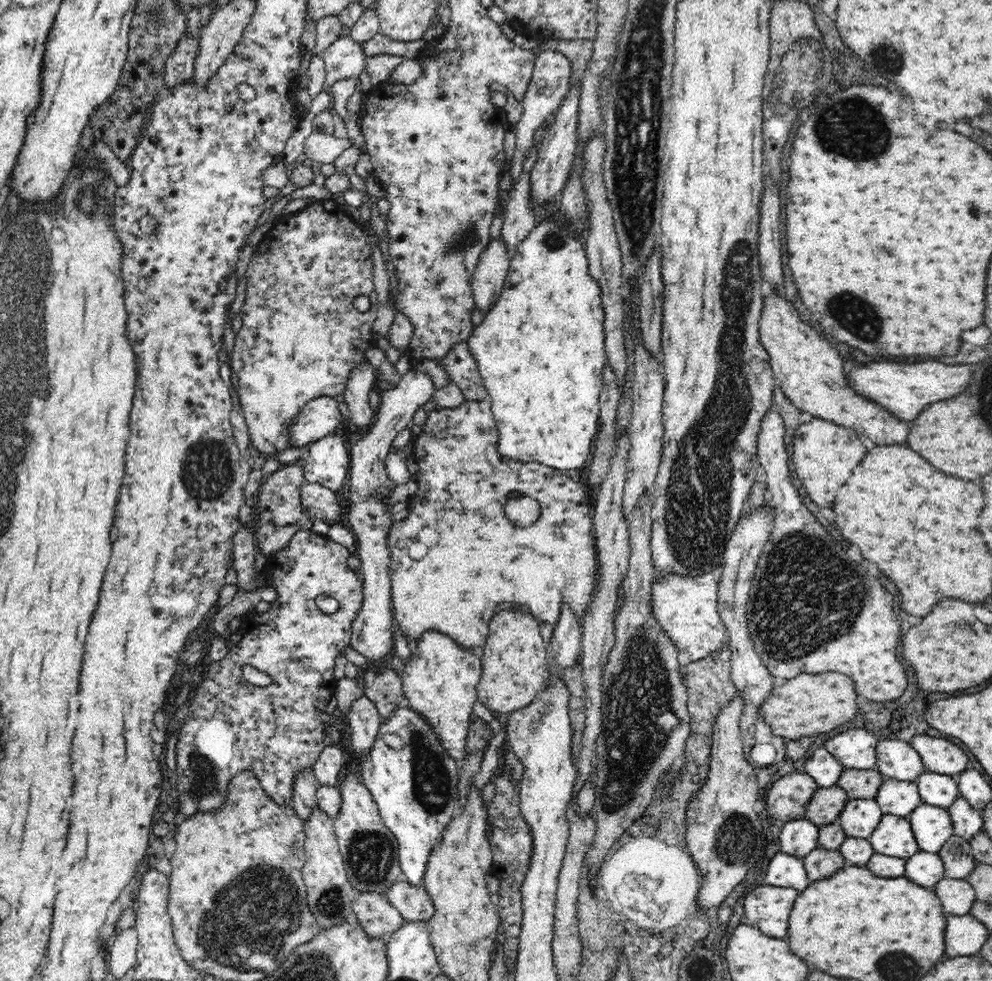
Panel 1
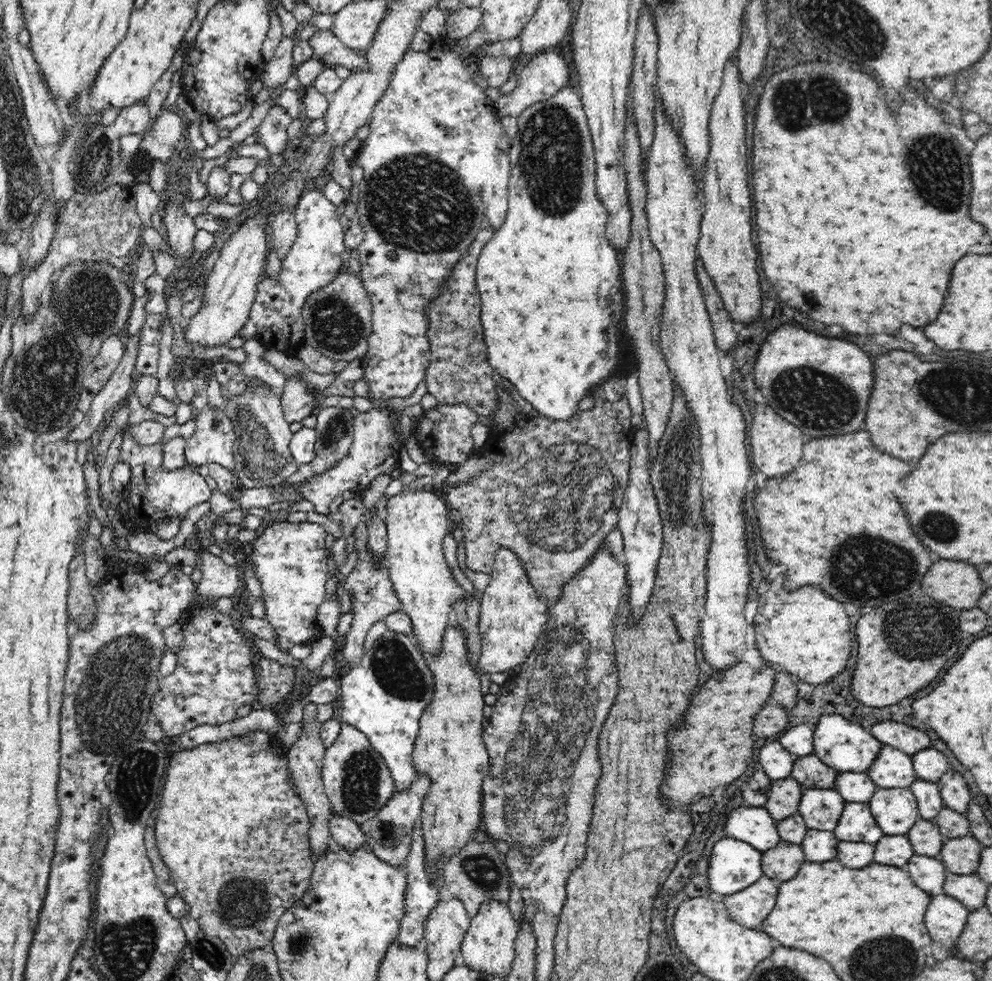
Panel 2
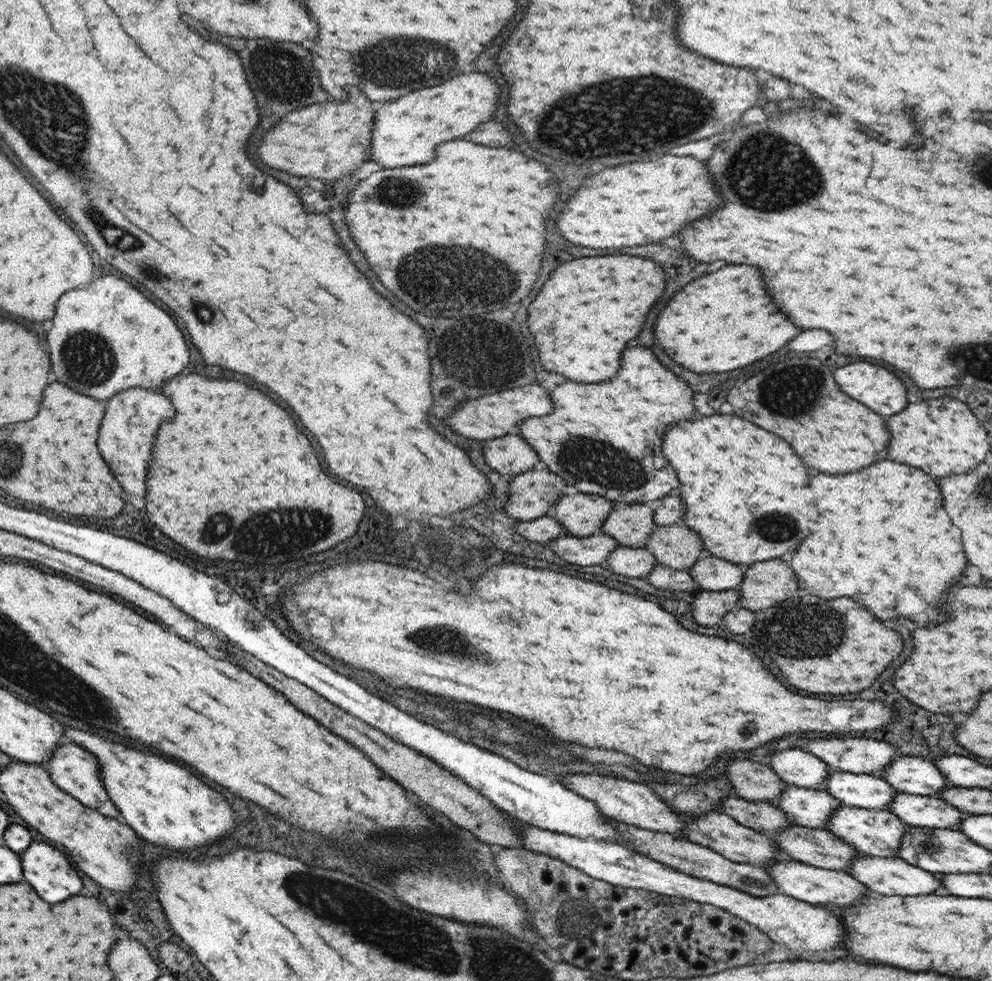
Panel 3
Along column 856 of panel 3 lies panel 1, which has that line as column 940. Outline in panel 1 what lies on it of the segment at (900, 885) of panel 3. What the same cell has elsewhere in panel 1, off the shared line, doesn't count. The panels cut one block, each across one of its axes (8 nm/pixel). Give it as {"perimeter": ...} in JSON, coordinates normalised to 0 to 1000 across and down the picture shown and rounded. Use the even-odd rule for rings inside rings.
{"perimeter":[[[926,866],[913,877],[912,894],[931,905],[942,906],[946,897],[953,895],[952,882],[947,871]]]}

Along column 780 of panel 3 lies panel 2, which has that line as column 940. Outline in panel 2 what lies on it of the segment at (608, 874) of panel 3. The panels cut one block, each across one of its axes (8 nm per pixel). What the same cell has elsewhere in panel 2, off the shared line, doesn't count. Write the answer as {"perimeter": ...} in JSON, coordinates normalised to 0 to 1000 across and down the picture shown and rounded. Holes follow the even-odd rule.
{"perimeter":[[[952,910],[941,912],[933,928],[933,946],[942,960],[958,968],[970,952],[977,928],[966,917]]]}

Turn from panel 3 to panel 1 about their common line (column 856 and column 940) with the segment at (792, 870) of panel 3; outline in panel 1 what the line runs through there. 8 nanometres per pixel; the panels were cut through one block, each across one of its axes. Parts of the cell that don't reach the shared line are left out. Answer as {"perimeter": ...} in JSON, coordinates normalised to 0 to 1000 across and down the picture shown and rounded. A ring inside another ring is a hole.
{"perimeter":[[[950,895],[942,901],[941,907],[944,907],[952,928],[958,933],[978,931],[980,922],[984,918],[981,903],[974,896]]]}

